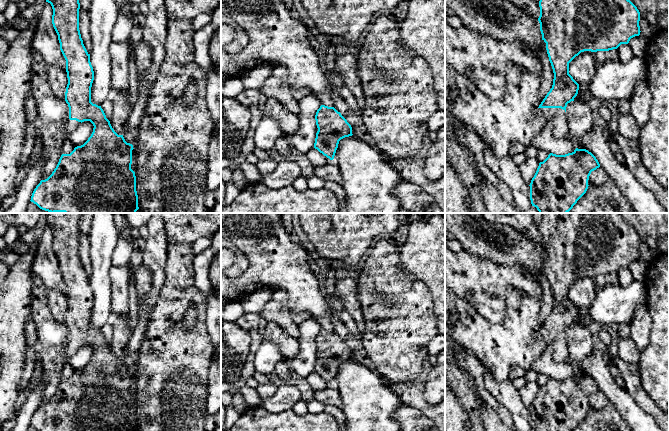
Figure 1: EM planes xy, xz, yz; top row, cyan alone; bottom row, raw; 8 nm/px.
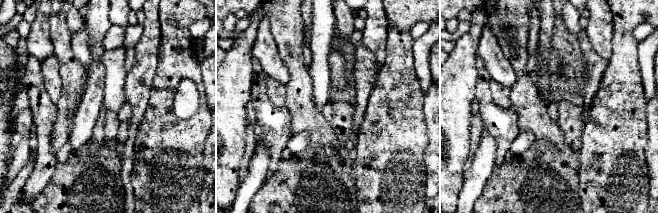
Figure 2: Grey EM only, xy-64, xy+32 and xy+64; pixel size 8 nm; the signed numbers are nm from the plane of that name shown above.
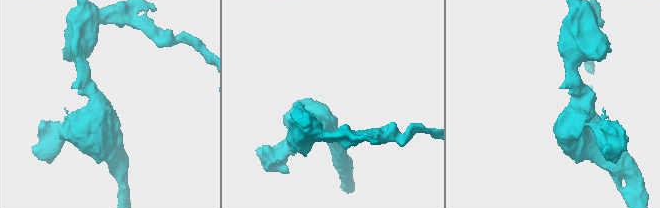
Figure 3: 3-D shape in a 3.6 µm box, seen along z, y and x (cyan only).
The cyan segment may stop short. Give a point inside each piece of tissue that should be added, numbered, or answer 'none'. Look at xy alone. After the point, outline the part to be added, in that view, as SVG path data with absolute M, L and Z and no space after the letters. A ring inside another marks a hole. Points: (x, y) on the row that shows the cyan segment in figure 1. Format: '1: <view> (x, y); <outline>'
1: xy (71, 125); M68 113L67 119L66 119L66 125L65 125L66 133L70 135L80 123L81 122L78 122L76 120L70 120L69 113Z

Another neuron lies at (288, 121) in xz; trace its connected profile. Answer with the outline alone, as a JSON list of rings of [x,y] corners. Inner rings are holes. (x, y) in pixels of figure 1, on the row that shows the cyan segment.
[[[268,98],[262,110],[264,116],[271,117],[278,122],[284,135],[290,137],[297,131],[299,126],[298,114],[289,111],[274,98]]]

